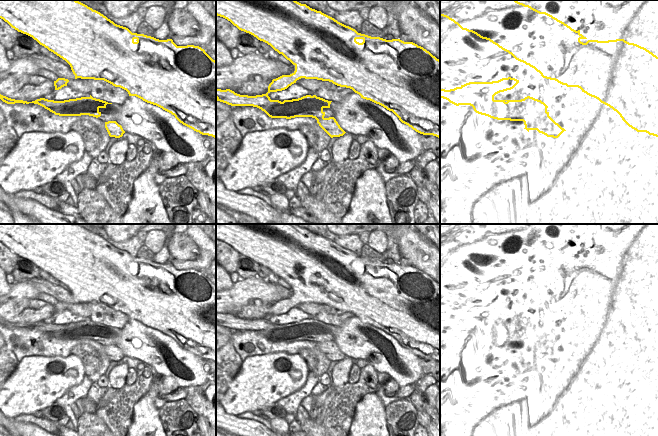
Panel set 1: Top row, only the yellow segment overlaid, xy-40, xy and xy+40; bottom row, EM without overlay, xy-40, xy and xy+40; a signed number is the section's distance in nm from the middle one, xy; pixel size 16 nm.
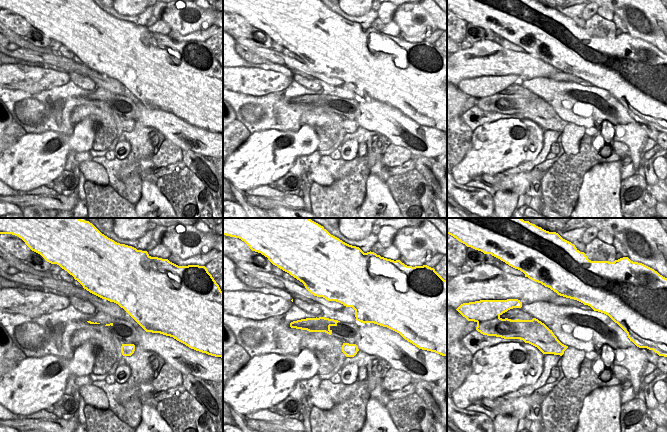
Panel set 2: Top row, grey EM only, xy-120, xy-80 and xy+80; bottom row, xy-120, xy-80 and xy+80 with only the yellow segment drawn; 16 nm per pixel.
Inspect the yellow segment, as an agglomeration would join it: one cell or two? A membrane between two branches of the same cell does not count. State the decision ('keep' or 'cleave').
cleave

